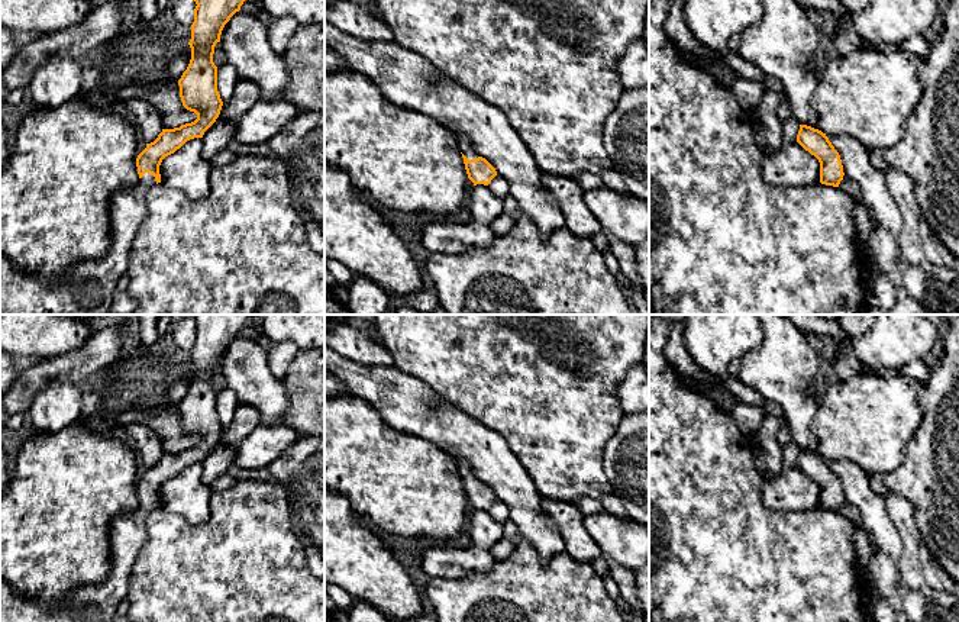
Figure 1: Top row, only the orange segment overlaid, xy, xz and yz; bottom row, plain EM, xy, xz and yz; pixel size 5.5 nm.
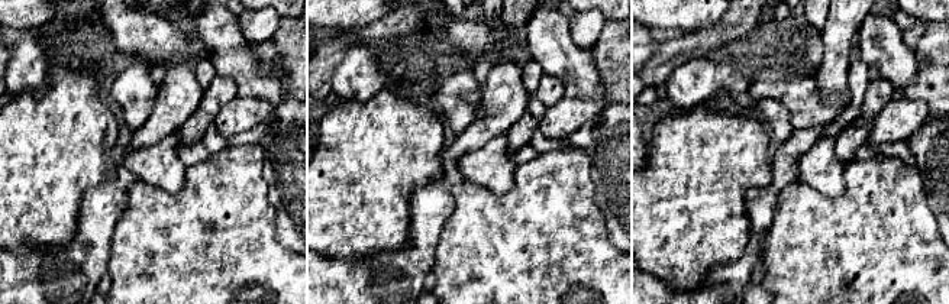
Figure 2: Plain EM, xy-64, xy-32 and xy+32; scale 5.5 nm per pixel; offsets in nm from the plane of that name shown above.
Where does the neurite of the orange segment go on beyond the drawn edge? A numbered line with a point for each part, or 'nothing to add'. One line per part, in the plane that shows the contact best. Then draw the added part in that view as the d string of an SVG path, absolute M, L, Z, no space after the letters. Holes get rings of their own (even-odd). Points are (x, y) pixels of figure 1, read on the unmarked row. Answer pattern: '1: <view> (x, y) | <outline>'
1: xy (128, 532) | M145 497L136 510L110 521L110 573L103 583L74 587L61 602L43 605L16 593L0 579L0 622L113 622L148 538L146 519L155 509L155 502Z

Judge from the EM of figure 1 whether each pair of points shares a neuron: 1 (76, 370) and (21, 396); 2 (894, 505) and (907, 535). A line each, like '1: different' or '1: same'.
1: same
2: same

